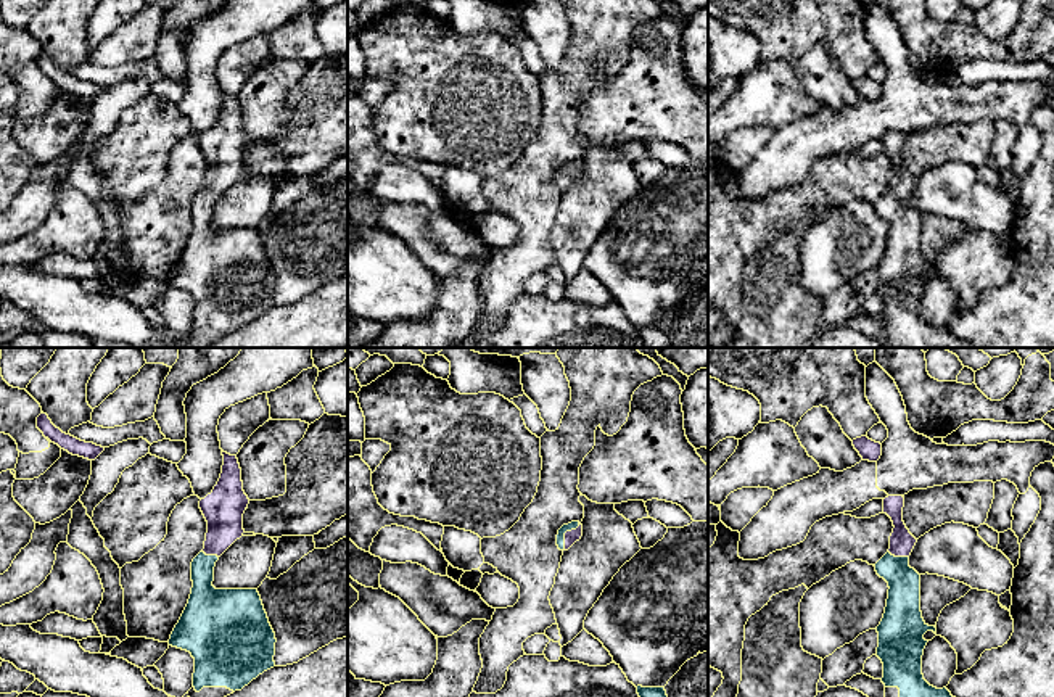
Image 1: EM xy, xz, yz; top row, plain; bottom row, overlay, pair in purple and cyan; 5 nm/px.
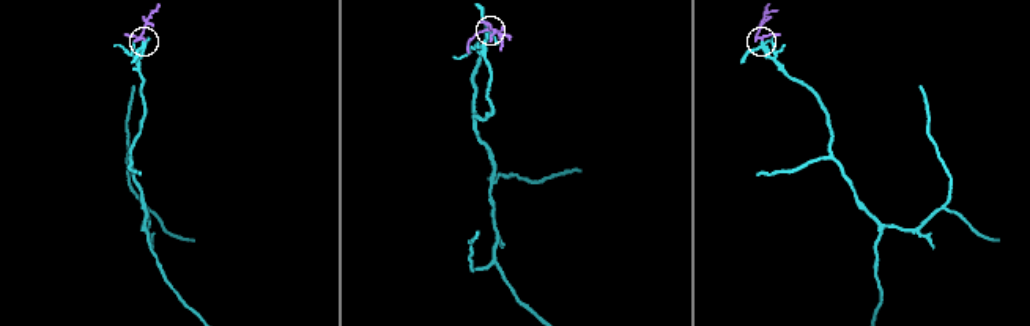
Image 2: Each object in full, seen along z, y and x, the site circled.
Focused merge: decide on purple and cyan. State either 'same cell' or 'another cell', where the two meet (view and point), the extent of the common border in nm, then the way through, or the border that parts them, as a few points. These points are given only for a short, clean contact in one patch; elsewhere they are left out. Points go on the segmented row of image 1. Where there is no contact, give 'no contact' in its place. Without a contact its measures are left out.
same cell; meets purple in xz at (565, 535); contact 160 nm long; runs through xz (572, 536), (565, 535), (560, 538)

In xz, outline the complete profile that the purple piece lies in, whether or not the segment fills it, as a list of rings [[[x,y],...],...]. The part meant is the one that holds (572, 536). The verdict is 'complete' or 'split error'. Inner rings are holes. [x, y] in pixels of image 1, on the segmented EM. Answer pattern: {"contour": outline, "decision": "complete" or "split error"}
{"contour": [[[571,522],[563,525],[557,534],[557,546],[560,551],[568,551],[583,536],[583,525],[579,522]]], "decision": "split error"}

